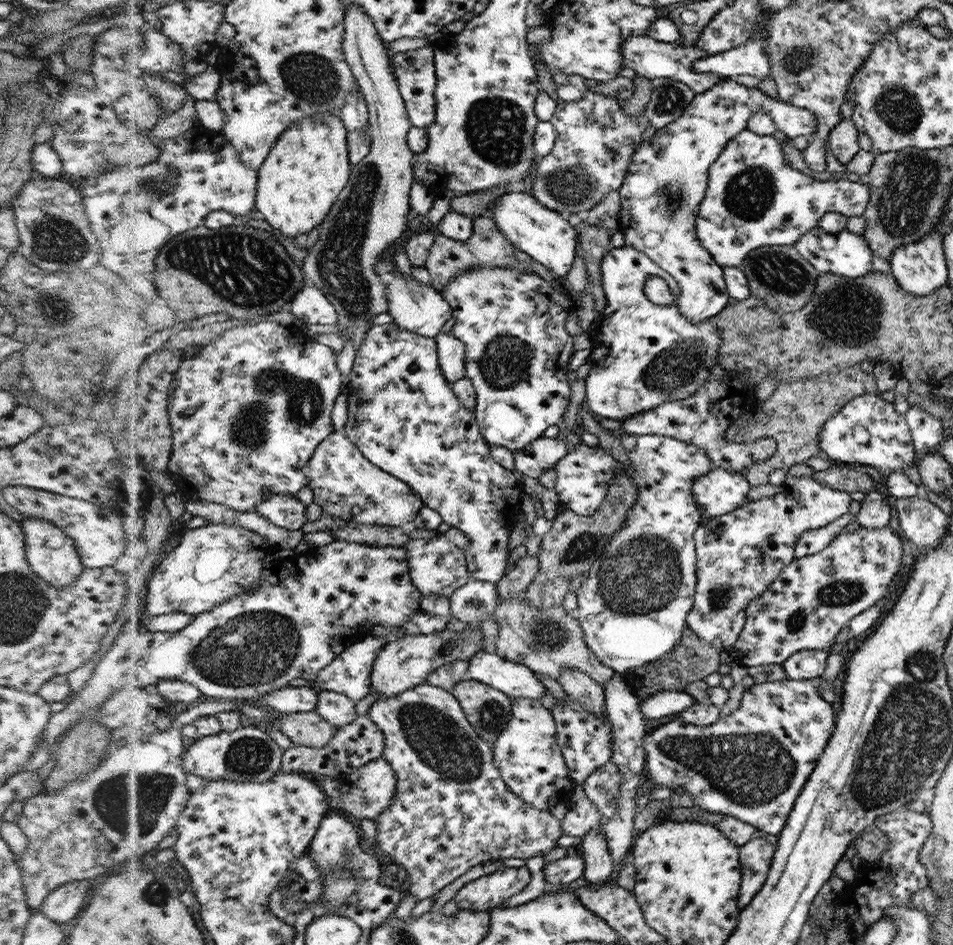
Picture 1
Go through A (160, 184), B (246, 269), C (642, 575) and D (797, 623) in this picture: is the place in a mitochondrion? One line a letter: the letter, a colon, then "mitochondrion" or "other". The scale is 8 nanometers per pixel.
A: mitochondrion
B: mitochondrion
C: mitochondrion
D: mitochondrion

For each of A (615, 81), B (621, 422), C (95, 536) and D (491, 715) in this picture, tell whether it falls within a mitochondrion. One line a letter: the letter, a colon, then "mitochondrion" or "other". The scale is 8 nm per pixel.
A: other
B: other
C: other
D: mitochondrion

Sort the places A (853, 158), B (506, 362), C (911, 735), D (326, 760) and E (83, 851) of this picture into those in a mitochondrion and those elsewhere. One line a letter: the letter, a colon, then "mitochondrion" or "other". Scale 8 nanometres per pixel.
A: other
B: mitochondrion
C: mitochondrion
D: other
E: other

